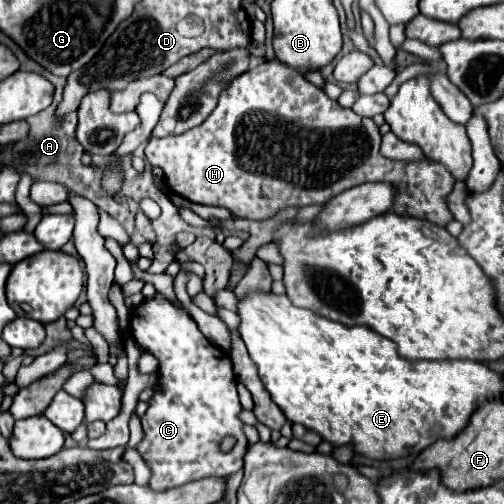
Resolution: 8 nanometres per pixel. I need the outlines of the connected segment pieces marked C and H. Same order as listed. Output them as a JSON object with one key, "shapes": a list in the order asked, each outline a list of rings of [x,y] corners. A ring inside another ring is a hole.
{"shapes":[[[[160,294],[144,300],[132,310],[130,328],[138,346],[144,352],[156,356],[156,360],[160,362],[158,380],[154,384],[154,396],[150,398],[148,410],[142,416],[144,440],[138,444],[138,452],[144,456],[144,460],[148,462],[152,470],[152,480],[148,486],[154,490],[166,490],[166,488],[182,486],[182,484],[202,480],[202,478],[228,478],[236,474],[238,470],[242,470],[244,456],[248,450],[248,438],[242,430],[244,428],[240,420],[242,404],[238,398],[236,376],[232,370],[230,356],[222,348],[214,346],[202,336],[202,332],[198,330],[196,322],[192,320],[188,312],[174,308]],[[224,436],[236,436],[238,440],[234,450],[228,454],[220,450],[220,442]]],[[[274,60],[264,62],[230,82],[230,86],[220,94],[214,112],[194,130],[180,136],[152,138],[146,146],[146,158],[152,166],[160,166],[164,170],[166,184],[174,194],[194,204],[224,206],[232,210],[234,216],[242,218],[262,220],[274,216],[286,206],[324,204],[338,192],[362,182],[390,182],[398,188],[398,196],[390,212],[446,226],[452,220],[452,214],[446,208],[446,196],[456,182],[454,176],[450,176],[450,170],[430,158],[414,162],[386,160],[380,154],[380,138],[380,130],[372,118],[364,118],[350,108],[342,108],[336,100],[328,98],[320,88],[310,84],[296,68]]]]}

